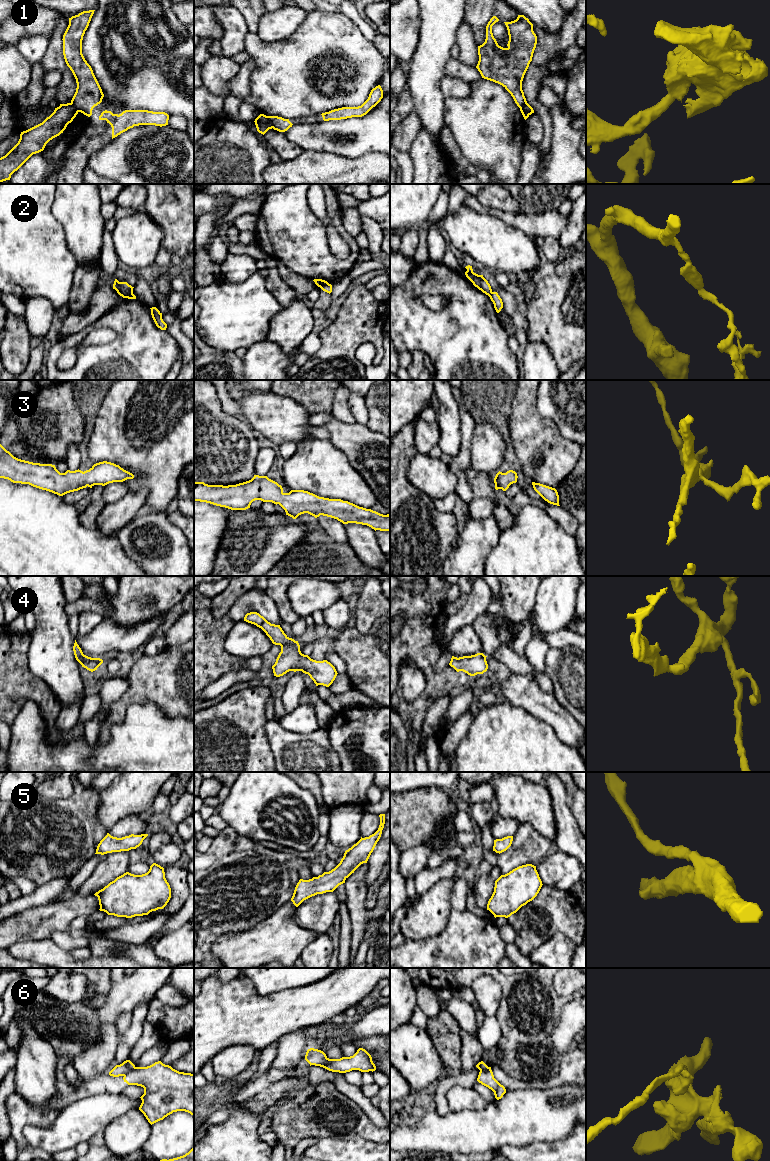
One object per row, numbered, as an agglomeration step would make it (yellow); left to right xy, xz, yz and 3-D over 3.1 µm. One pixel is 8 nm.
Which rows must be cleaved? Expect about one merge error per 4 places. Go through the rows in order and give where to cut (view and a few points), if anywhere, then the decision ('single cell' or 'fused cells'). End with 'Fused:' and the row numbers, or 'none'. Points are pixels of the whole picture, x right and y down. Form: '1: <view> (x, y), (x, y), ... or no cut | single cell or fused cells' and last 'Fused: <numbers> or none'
1: xz (266, 116), (272, 127) | fused cells
2: xz (328, 283), (320, 287) | fused cells
3: no cut | single cell
4: no cut | single cell
5: no cut | single cell
6: xy (134, 1066), (123, 1075) | fused cells
Fused: 1, 2, 6

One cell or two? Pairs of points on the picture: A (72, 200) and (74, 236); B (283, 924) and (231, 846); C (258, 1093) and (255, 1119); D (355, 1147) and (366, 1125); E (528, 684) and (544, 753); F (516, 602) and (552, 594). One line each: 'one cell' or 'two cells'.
A: one cell
B: two cells
C: two cells
D: two cells
E: two cells
F: two cells

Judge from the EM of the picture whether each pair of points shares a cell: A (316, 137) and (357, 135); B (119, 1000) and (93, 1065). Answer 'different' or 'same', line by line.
A: same
B: same

